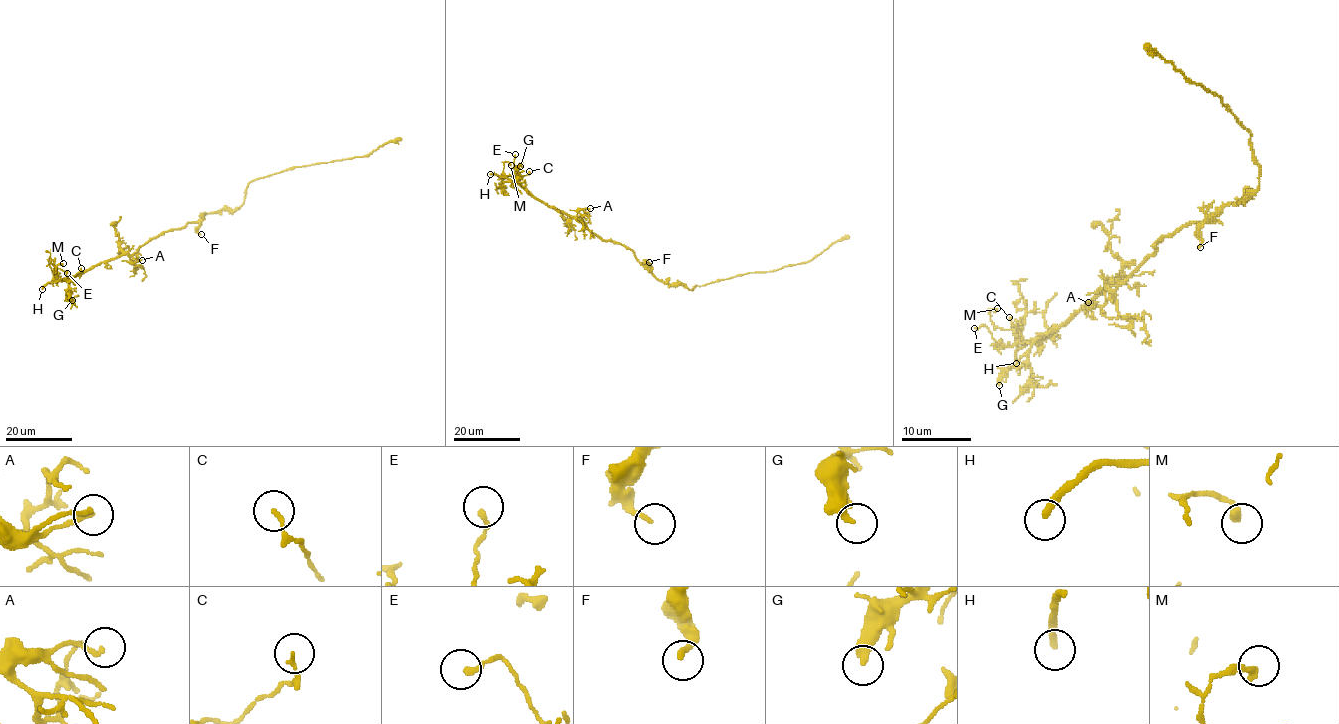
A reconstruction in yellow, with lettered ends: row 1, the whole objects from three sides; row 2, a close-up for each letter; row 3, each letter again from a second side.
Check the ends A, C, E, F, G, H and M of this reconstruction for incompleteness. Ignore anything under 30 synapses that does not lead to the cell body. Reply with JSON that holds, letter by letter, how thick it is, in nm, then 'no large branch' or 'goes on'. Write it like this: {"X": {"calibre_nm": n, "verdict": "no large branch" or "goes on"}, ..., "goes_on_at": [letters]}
{"A": {"calibre_nm": 150, "verdict": "no large branch"}, "C": {"calibre_nm": 140, "verdict": "no large branch"}, "E": {"calibre_nm": 200, "verdict": "no large branch"}, "F": {"calibre_nm": 180, "verdict": "no large branch"}, "G": {"calibre_nm": 320, "verdict": "no large branch"}, "H": {"calibre_nm": 260, "verdict": "goes on"}, "M": {"calibre_nm": 300, "verdict": "no large branch"}, "goes_on_at": ["H"]}

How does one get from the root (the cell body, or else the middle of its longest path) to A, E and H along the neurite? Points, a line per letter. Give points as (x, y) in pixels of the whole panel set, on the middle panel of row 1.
A: (656, 277), (631, 250), (601, 239), (587, 228), (579, 211), (590, 208)
E: (656, 277), (631, 250), (598, 237), (582, 223), (536, 199), (516, 177), (515, 154)
H: (656, 277), (631, 250), (598, 237), (582, 223), (534, 198), (518, 184), (490, 174)

